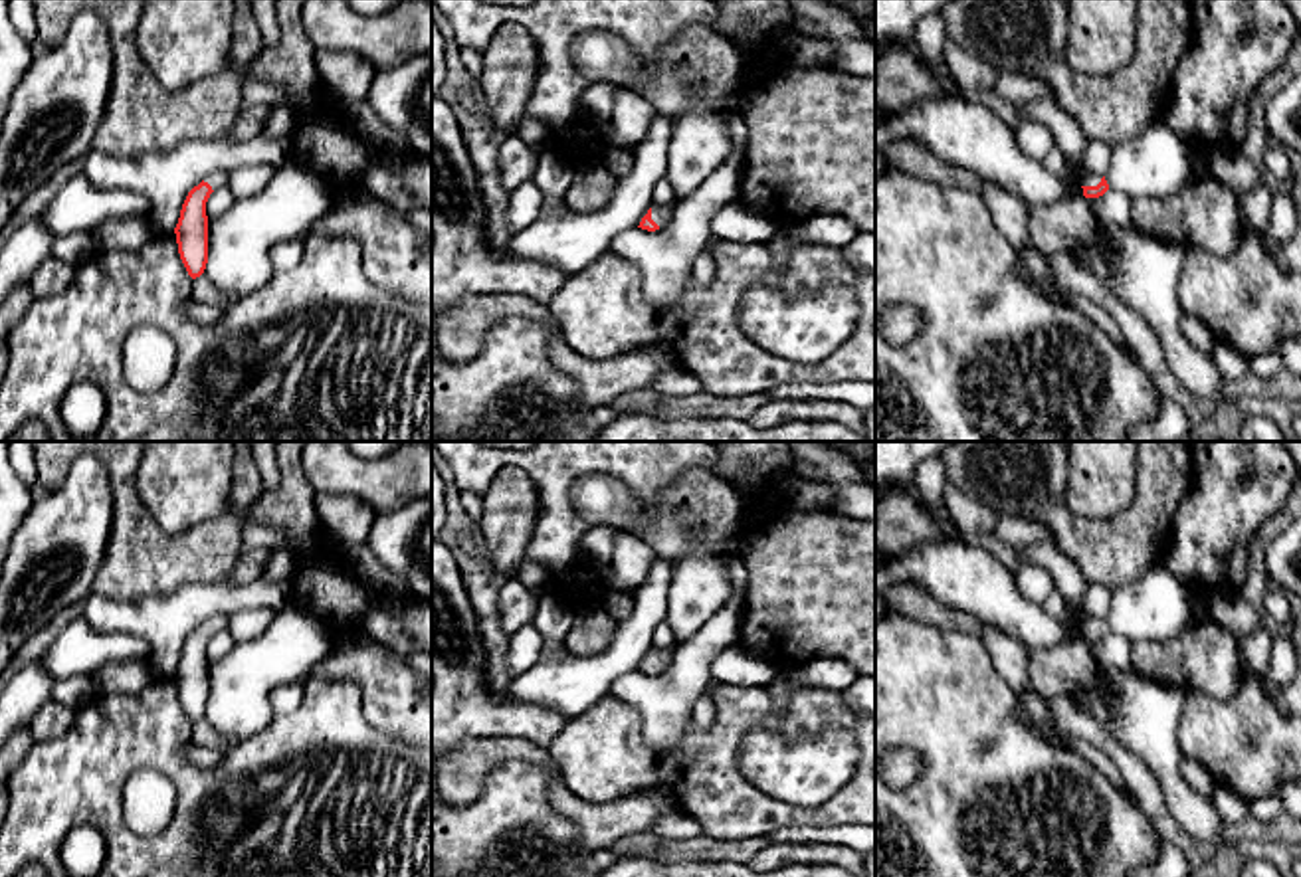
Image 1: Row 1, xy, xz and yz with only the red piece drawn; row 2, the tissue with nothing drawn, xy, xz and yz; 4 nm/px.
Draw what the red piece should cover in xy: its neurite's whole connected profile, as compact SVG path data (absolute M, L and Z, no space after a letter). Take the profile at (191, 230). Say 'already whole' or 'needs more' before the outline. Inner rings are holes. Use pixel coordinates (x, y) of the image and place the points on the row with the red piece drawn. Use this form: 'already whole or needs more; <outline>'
needs more; M216 170L188 192L174 228L180 259L192 279L200 277L208 263L206 202L216 188L226 186L226 174L228 170Z

